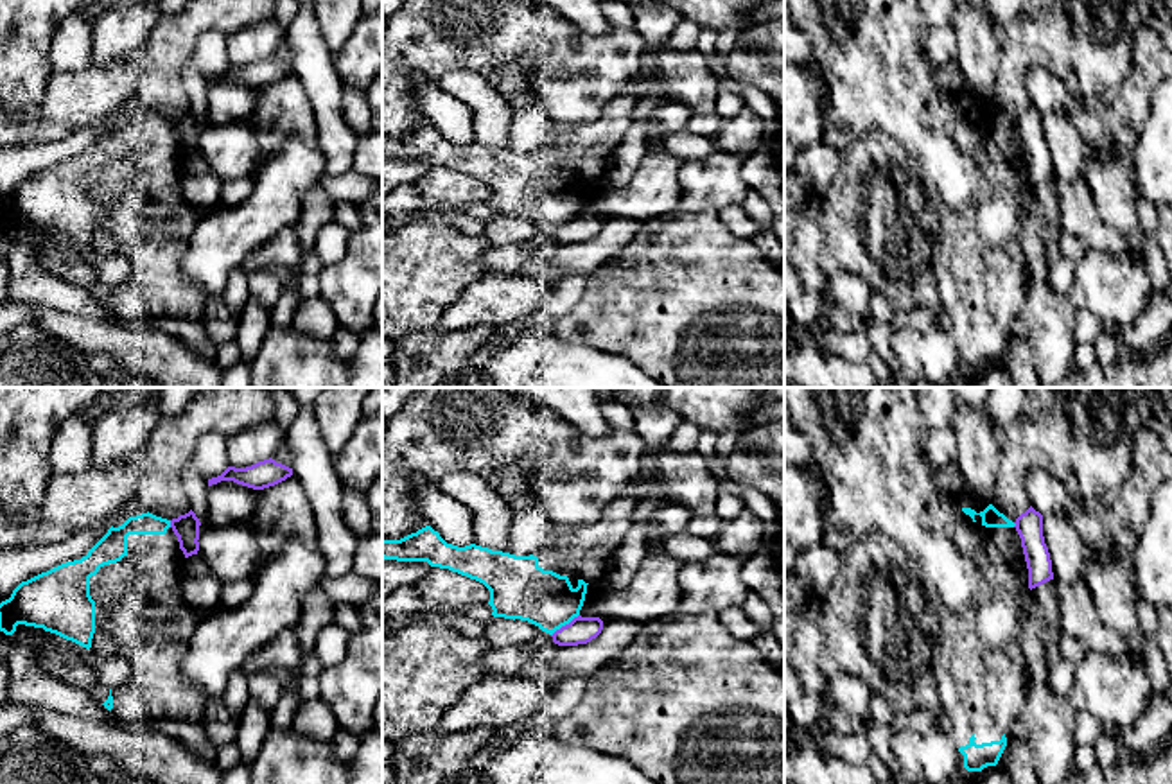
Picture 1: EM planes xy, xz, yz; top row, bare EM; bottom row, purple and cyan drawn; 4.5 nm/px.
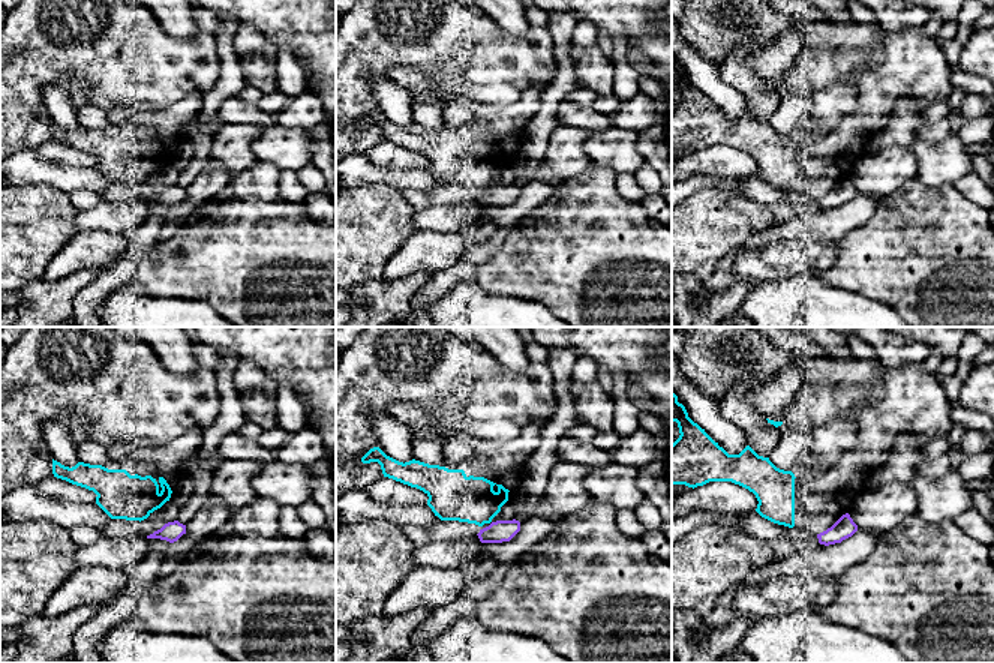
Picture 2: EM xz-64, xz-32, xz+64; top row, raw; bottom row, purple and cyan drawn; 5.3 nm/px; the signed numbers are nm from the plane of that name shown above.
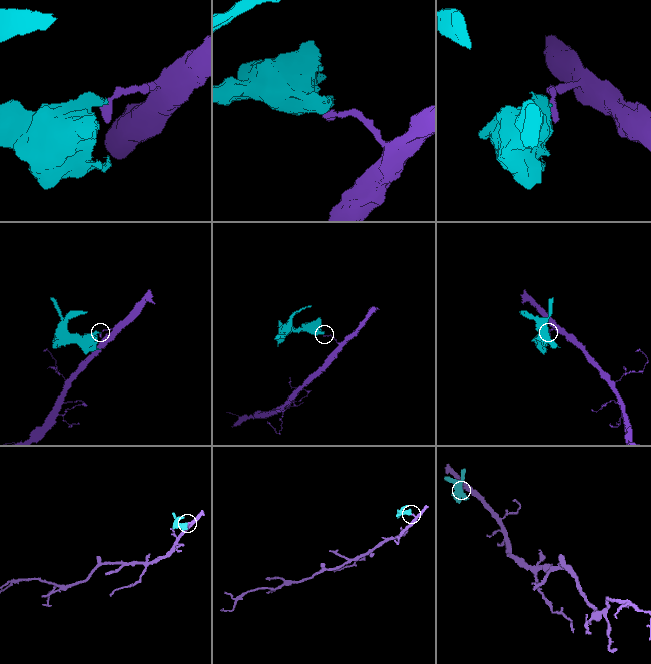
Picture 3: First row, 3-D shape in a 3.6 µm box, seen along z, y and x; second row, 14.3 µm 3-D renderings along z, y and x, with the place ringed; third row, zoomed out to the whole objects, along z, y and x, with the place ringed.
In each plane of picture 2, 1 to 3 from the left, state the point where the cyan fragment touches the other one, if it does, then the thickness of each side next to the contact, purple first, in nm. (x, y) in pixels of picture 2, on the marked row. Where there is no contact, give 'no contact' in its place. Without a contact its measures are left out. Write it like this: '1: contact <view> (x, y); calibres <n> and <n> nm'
1: no contact
2: no contact
3: no contact

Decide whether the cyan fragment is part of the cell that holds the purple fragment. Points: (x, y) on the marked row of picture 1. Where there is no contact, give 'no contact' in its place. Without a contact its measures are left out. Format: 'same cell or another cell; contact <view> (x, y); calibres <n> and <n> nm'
another cell; contact xz (566, 625); calibres 120 and 260 nm

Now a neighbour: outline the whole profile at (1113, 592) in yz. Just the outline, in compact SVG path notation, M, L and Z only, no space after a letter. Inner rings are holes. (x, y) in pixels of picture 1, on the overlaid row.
M1088 558L1082 579L1102 623L1115 630L1129 649L1143 655L1147 637L1138 621L1136 590L1125 569L1116 560Z

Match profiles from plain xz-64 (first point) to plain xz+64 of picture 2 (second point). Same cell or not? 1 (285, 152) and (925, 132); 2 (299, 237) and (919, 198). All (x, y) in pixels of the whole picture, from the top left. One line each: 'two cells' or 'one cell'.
1: two cells
2: one cell

